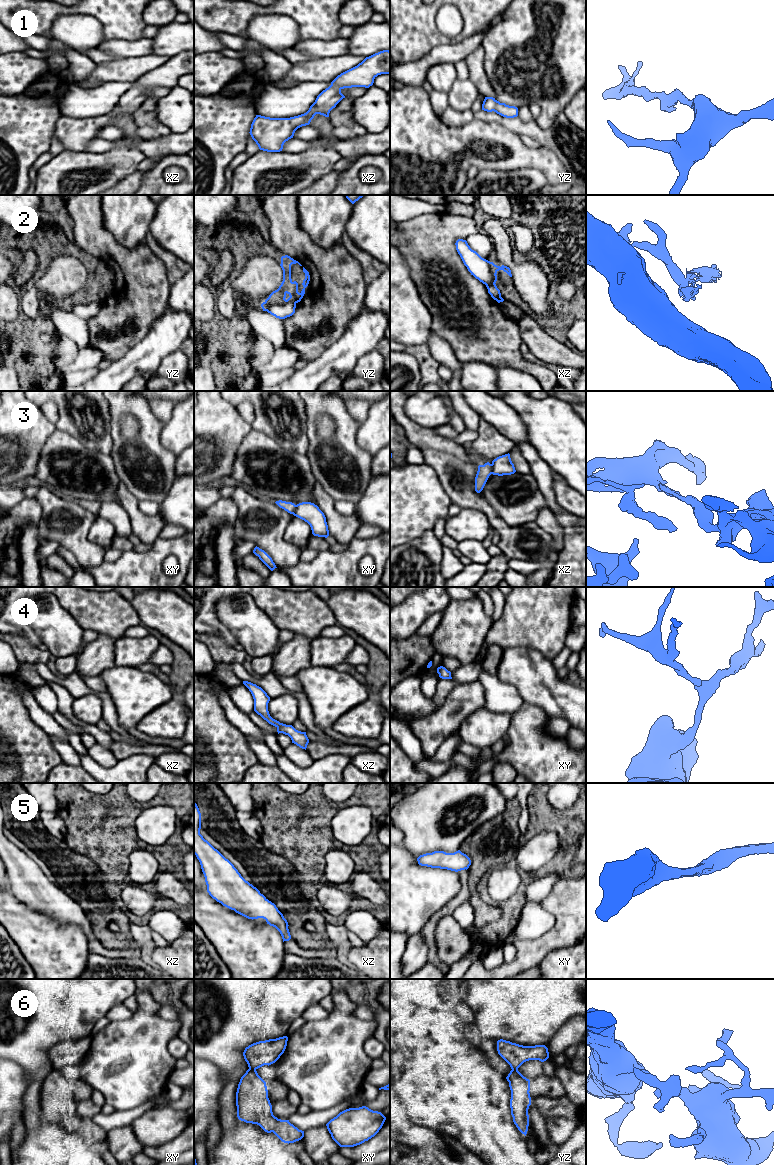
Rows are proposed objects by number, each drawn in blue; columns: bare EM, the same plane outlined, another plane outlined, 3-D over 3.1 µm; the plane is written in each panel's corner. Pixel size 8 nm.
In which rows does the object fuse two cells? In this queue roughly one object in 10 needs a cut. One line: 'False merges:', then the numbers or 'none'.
False merges: 2, 3, 6

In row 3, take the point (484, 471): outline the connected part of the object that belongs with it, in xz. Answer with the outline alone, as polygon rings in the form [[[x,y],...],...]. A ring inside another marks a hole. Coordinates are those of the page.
[[[489,462],[478,466],[478,471],[475,477],[475,491],[477,493],[480,493],[483,490],[491,474],[491,464]]]

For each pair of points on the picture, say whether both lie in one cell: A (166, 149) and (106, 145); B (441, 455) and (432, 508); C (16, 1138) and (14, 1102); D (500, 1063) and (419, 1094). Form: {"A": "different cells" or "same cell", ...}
{"A": "same cell", "B": "different cells", "C": "different cells", "D": "different cells"}

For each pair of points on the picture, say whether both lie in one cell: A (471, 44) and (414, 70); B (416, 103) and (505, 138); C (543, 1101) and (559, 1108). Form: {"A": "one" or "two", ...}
{"A": "one", "B": "one", "C": "one"}

